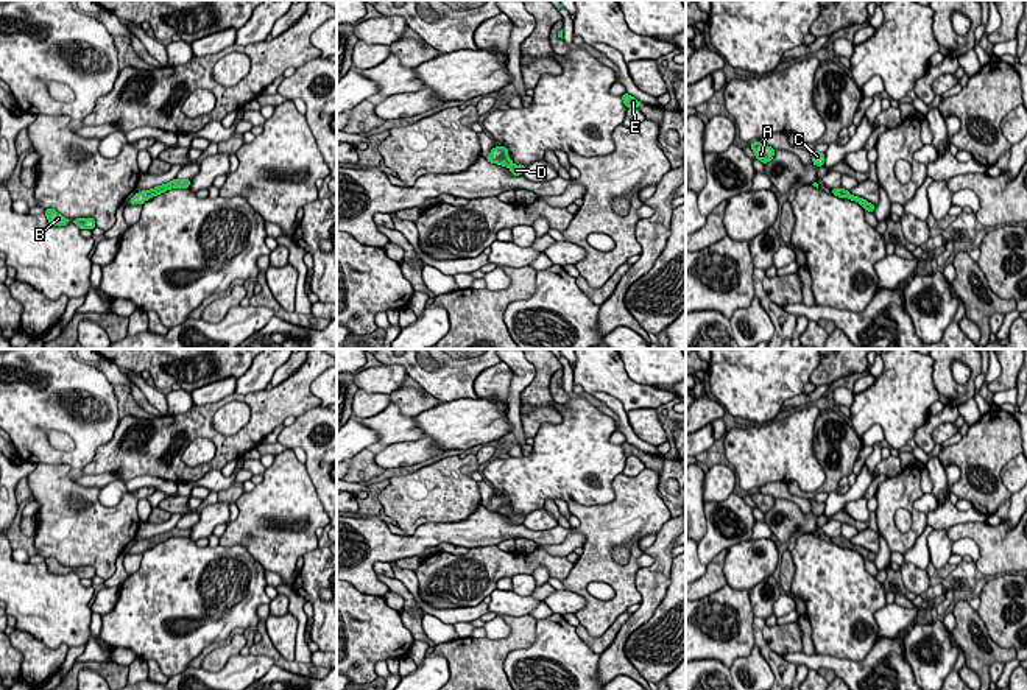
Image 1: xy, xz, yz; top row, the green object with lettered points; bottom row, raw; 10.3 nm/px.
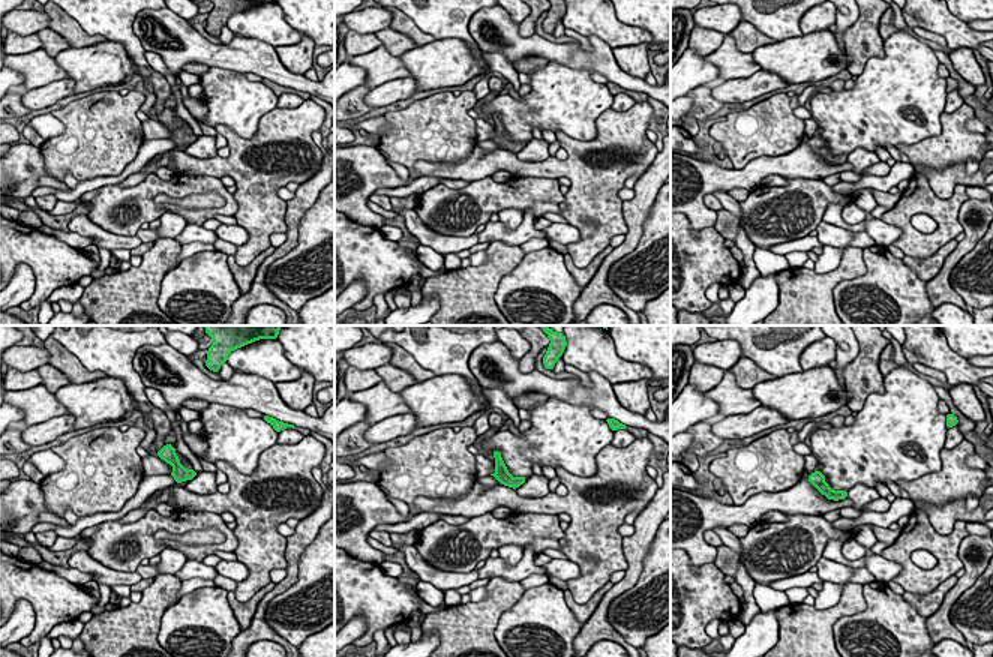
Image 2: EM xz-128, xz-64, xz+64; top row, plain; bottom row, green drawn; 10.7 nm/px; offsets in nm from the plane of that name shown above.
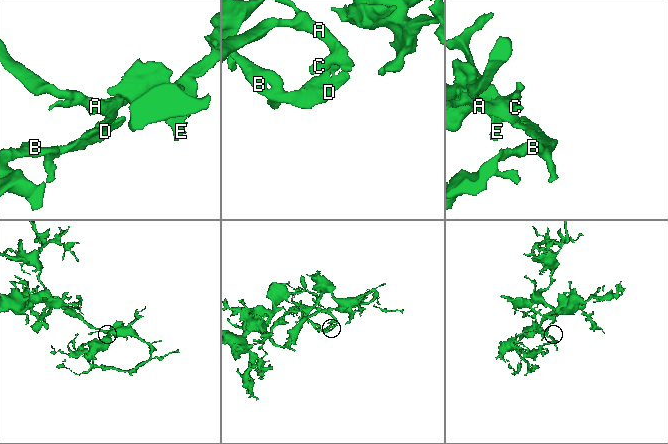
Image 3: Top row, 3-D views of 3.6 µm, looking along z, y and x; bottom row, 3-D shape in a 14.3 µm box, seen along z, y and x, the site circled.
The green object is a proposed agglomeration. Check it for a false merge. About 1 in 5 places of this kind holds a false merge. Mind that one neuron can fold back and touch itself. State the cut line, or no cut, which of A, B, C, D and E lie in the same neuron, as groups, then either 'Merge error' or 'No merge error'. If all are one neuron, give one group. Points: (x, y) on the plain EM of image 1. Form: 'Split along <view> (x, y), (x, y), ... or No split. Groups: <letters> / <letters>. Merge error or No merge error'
No split. Groups: A B C D E. No merge error

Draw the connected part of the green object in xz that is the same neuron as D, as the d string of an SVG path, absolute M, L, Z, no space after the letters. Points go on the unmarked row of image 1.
M494 495L485 508L491 512L508 516L511 523L514 525L522 523L527 514L514 514L506 502L506 495Z

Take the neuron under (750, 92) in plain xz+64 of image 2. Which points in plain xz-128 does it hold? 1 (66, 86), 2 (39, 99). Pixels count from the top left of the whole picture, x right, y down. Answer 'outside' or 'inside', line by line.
1: inside
2: inside

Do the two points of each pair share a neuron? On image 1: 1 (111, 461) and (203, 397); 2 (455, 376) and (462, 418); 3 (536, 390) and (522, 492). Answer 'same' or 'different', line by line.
1: different
2: different
3: different

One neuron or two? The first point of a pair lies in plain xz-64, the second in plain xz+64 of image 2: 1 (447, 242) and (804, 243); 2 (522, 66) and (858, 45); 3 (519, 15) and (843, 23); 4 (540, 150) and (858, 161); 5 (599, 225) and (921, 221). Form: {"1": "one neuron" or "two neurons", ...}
{"1": "one neuron", "2": "one neuron", "3": "one neuron", "4": "one neuron", "5": "two neurons"}

